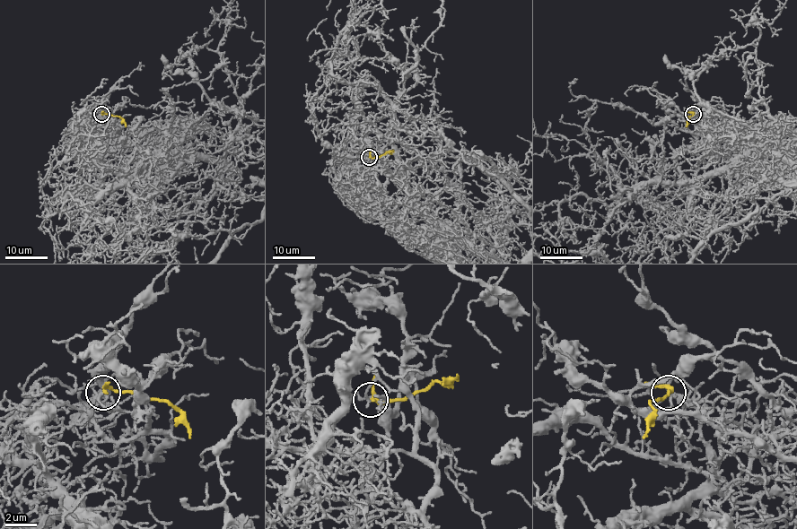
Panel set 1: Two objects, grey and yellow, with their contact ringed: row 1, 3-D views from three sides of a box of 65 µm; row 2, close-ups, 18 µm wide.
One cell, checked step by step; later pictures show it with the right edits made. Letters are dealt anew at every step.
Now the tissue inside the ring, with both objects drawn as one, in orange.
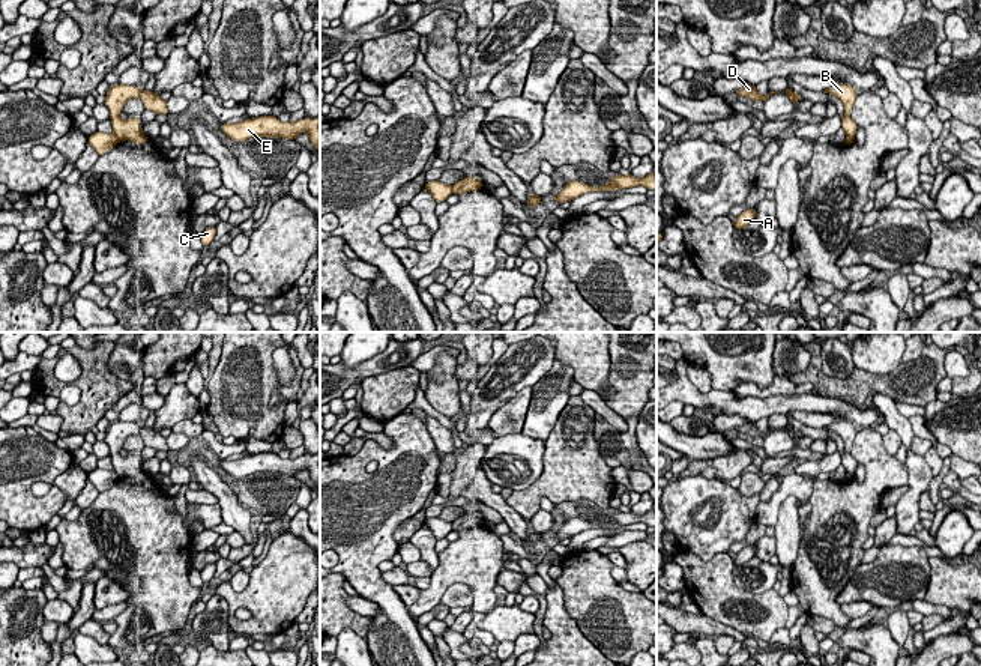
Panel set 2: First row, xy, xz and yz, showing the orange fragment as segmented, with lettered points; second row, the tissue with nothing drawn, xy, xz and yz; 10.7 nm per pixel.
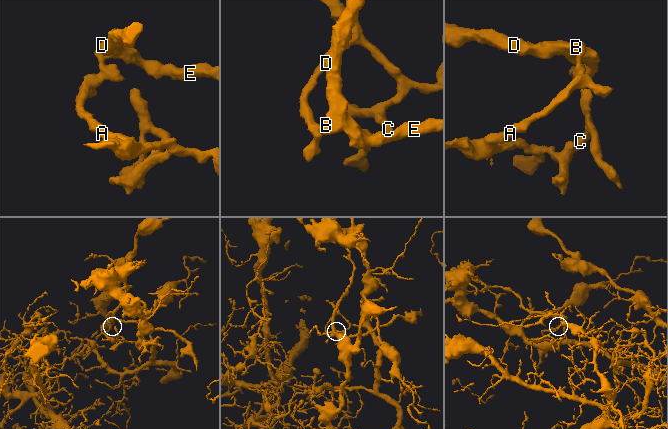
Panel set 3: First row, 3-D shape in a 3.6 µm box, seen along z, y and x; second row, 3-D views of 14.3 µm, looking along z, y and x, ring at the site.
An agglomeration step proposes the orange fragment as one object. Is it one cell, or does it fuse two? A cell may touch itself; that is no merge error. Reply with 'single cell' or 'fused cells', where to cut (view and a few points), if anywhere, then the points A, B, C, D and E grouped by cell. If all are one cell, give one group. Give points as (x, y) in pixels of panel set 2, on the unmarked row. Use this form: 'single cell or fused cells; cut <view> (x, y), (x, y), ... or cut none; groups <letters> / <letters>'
fused cells; cut xy (113, 471), (119, 477); groups A C / B D E

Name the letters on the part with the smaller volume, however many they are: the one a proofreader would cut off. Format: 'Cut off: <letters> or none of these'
Cut off: B, D, E

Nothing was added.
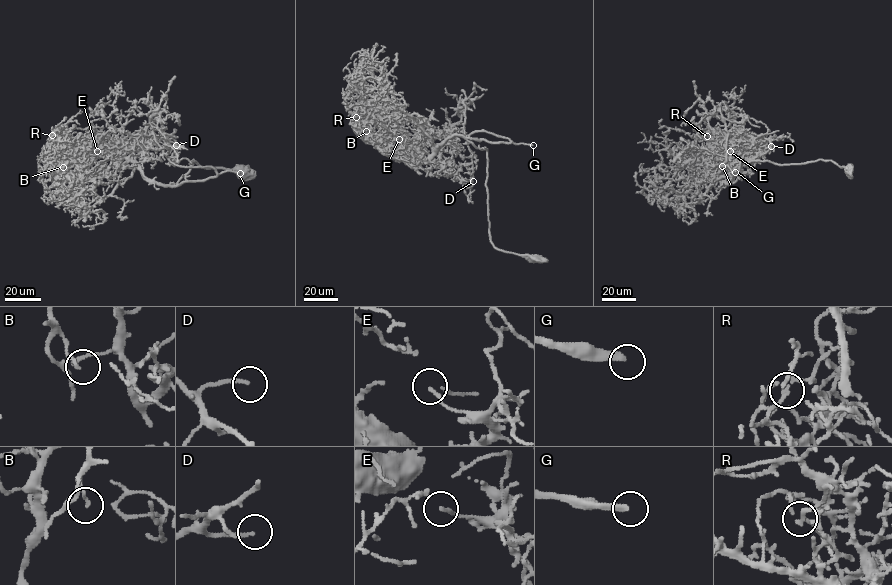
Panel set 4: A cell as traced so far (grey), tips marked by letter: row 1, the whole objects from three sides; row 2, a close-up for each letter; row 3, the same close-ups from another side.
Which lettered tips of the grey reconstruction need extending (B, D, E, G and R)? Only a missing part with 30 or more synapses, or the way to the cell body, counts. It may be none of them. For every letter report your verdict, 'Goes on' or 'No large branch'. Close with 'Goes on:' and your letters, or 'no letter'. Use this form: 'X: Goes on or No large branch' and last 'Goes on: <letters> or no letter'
B: No large branch
D: Goes on
E: No large branch
G: Goes on
R: No large branch
Goes on: D, G

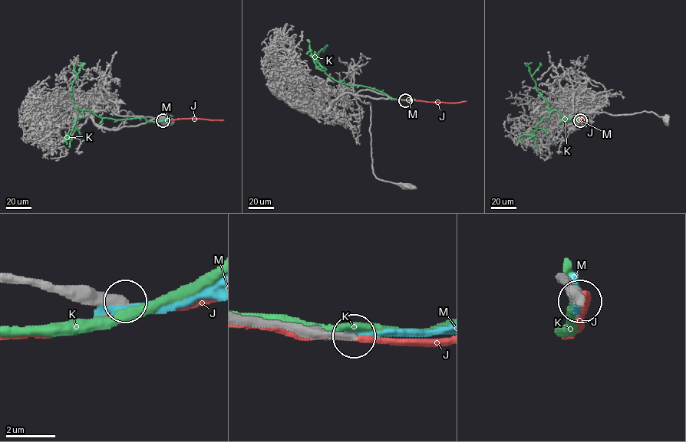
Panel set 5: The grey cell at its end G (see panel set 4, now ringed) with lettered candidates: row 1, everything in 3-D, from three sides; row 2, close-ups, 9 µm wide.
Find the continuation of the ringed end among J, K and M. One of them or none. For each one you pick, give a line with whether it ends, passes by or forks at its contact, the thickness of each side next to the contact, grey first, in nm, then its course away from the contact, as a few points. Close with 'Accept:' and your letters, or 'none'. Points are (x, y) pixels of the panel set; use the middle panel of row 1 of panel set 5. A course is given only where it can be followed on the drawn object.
Accept: none

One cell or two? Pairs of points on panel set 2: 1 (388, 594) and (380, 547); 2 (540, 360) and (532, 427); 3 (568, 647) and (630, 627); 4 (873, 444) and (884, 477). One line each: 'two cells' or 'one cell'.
1: one cell
2: two cells
3: two cells
4: one cell

